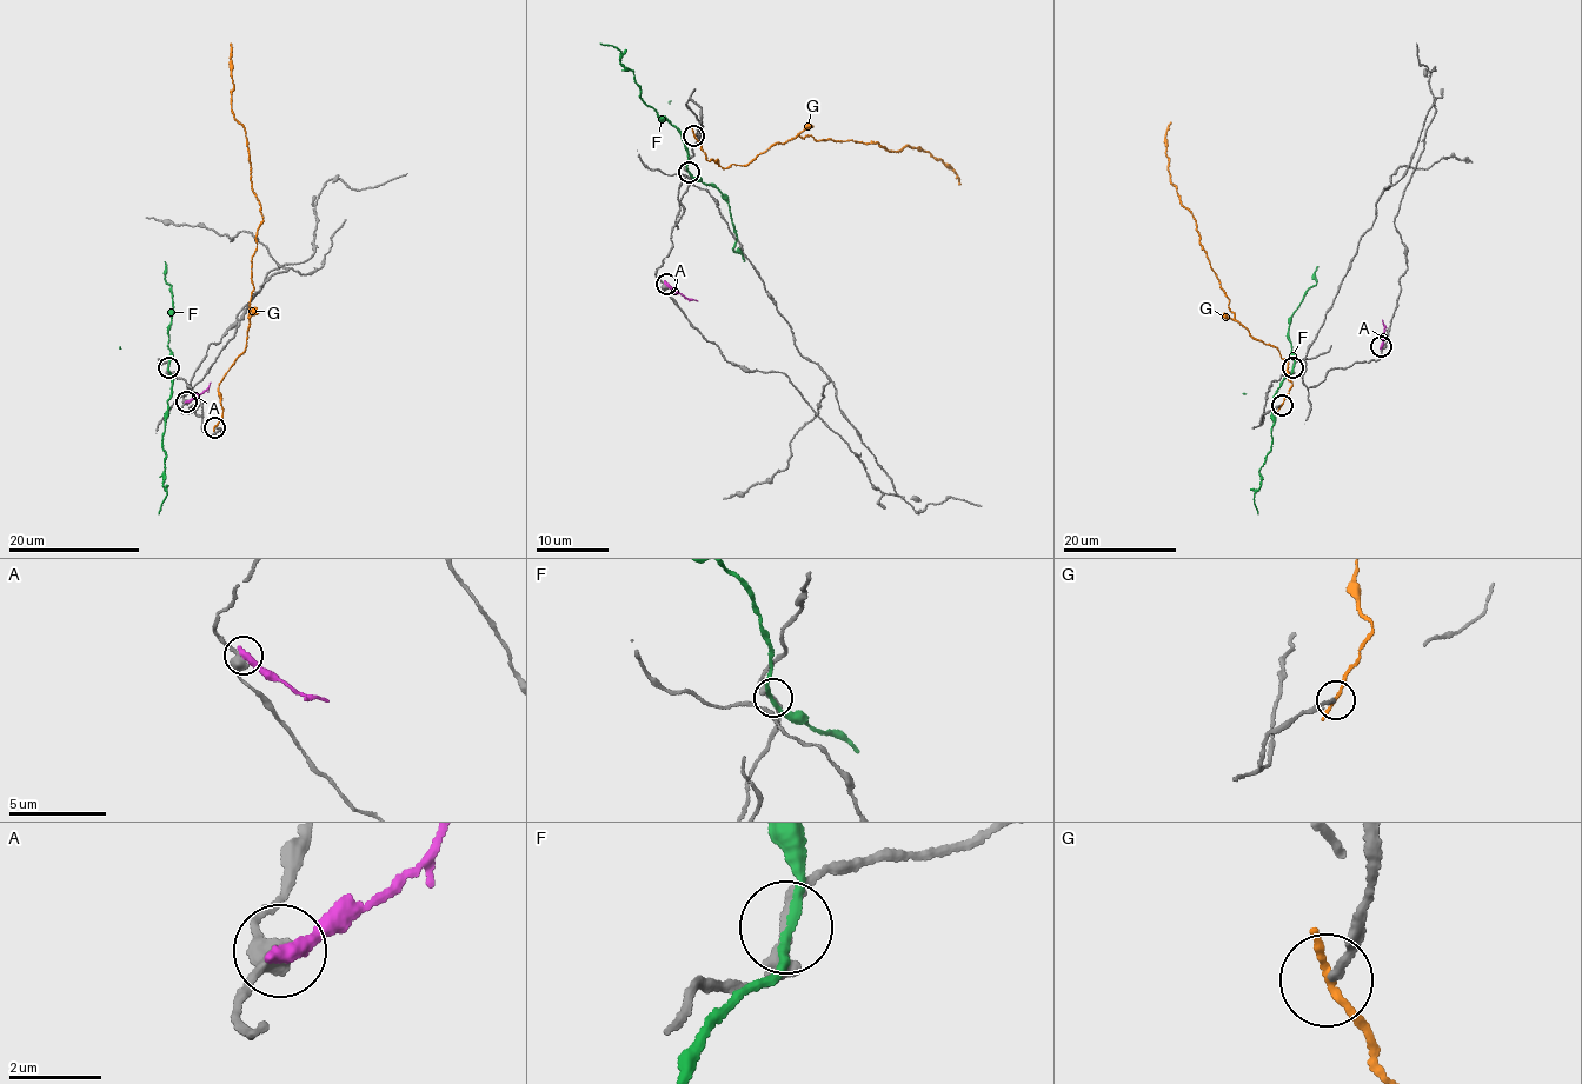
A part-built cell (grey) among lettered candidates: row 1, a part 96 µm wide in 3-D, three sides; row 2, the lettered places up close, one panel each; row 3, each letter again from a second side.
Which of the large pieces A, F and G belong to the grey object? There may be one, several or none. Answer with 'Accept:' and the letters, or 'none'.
Accept: none

